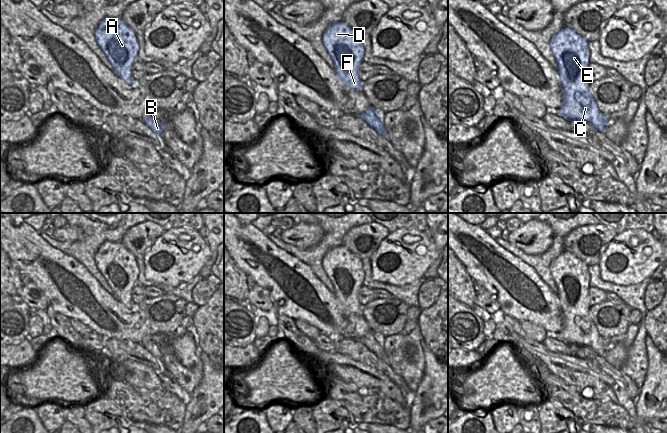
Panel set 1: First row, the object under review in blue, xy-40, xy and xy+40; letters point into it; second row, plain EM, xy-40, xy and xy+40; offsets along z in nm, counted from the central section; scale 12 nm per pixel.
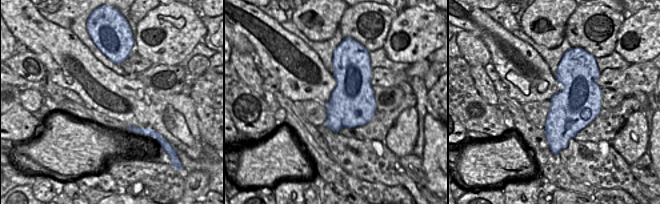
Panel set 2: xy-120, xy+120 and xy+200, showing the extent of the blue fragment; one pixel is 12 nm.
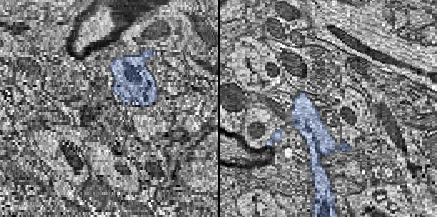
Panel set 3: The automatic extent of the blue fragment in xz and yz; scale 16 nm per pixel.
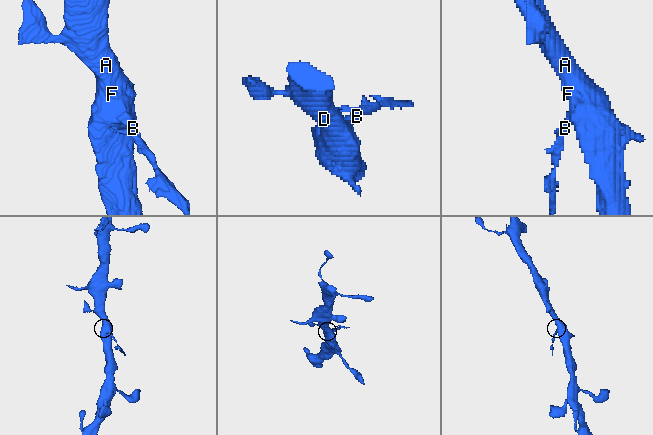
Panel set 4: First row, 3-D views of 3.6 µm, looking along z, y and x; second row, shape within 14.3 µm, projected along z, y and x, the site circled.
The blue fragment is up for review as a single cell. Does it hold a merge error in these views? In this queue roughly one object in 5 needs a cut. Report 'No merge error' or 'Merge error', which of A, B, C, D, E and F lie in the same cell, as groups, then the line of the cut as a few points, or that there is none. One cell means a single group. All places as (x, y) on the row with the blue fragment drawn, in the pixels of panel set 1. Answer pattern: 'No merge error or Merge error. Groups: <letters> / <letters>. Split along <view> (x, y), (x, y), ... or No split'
Merge error. Groups: A C D E F / B. Split along xy (378, 114), (373, 128)

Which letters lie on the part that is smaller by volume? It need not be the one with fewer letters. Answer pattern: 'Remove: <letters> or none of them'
Remove: B

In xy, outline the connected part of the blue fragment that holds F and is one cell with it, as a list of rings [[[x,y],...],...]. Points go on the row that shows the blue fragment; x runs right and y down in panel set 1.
[[[340,21],[328,26],[323,33],[322,41],[344,86],[363,91],[359,79],[359,66],[364,57],[361,34]]]

